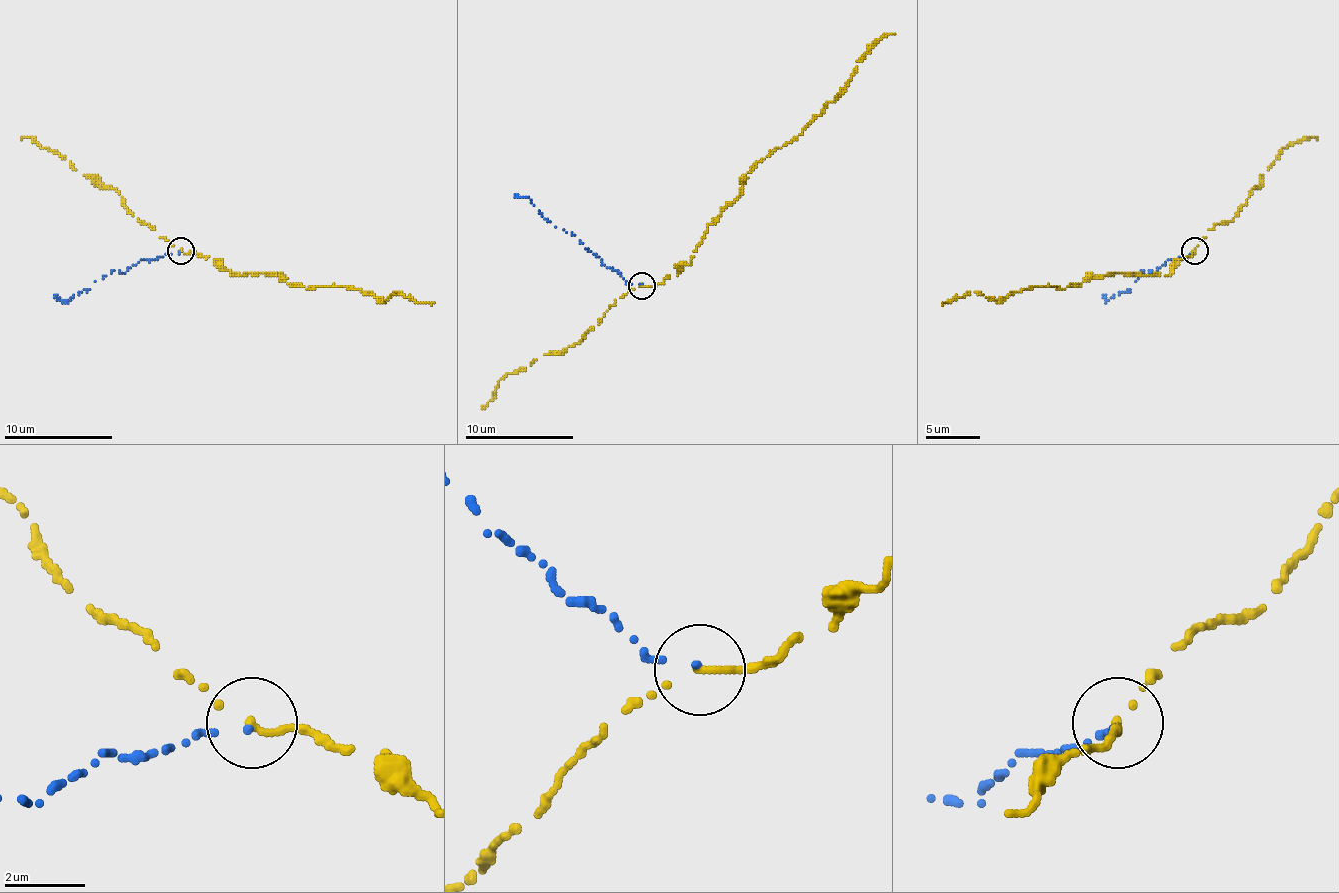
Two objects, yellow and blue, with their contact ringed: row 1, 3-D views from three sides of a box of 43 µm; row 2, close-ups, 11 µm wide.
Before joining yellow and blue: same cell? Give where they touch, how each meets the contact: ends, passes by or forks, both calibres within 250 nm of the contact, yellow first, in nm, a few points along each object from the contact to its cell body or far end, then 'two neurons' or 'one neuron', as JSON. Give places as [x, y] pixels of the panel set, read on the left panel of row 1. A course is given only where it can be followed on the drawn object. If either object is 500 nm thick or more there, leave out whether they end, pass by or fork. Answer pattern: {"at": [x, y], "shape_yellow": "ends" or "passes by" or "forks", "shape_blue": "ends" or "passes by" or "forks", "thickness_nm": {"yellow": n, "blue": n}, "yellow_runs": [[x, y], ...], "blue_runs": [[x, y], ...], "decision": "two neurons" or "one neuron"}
{"at": [181, 250], "shape_yellow": "ends", "shape_blue": "ends", "thickness_nm": {"yellow": 180, "blue": 100}, "yellow_runs": [[182, 251], [217, 259], [230, 275], [274, 273], [306, 289], [353, 286], [377, 300], [396, 292], [434, 303]], "blue_runs": [[182, 251], [141, 259], [125, 273], [114, 270], [70, 300], [54, 294]], "decision": "two neurons"}

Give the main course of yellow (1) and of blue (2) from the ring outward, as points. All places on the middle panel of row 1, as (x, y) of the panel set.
1: (642, 286), (677, 275), (707, 227), (740, 194), (742, 178), (791, 142), (854, 75), (857, 61), (895, 34)
2: (642, 284), (628, 284), (585, 248), (574, 235), (547, 221), (531, 199), (514, 194)

